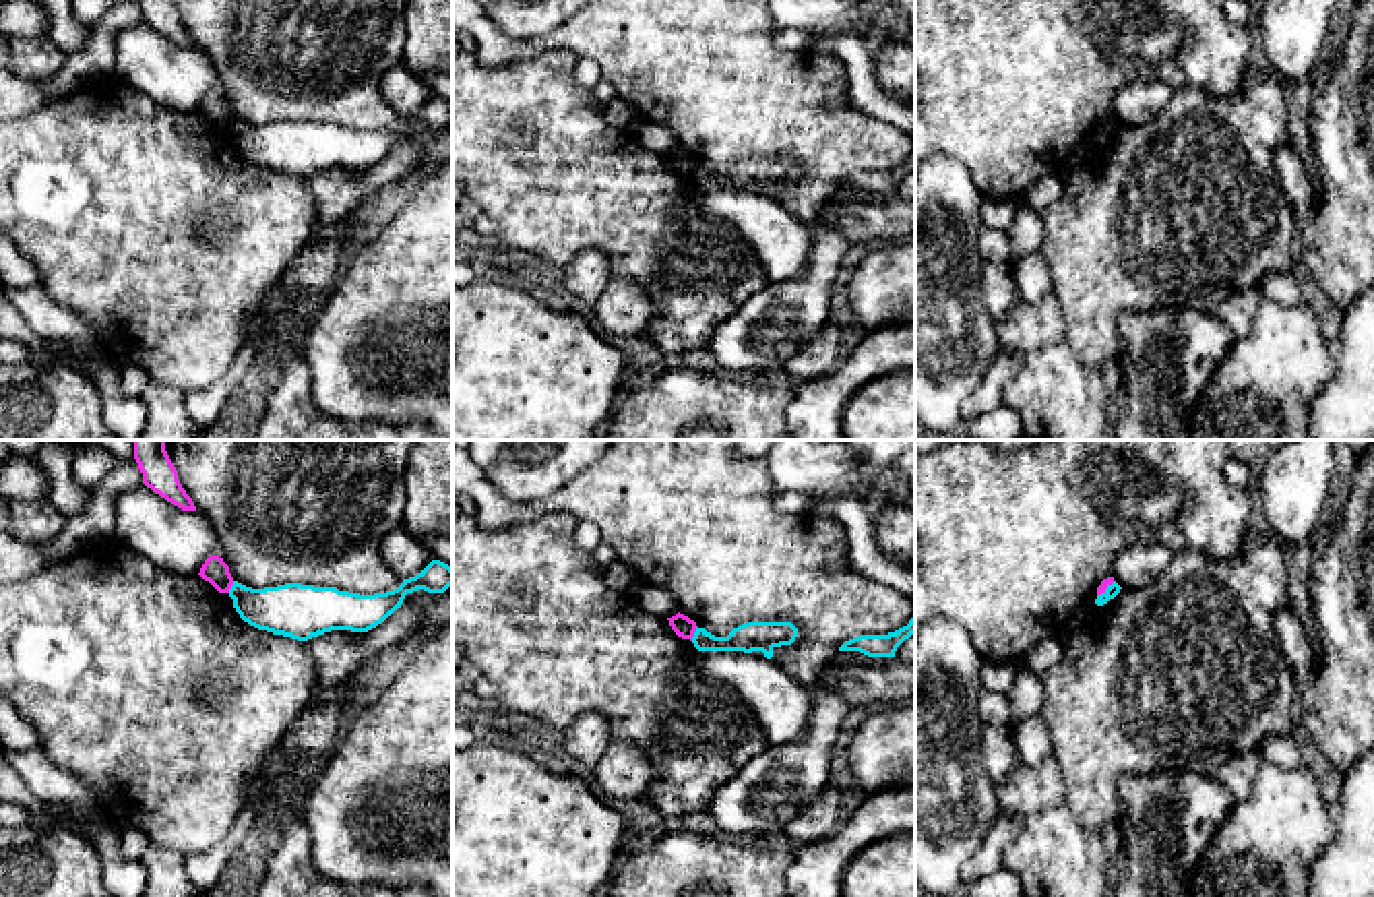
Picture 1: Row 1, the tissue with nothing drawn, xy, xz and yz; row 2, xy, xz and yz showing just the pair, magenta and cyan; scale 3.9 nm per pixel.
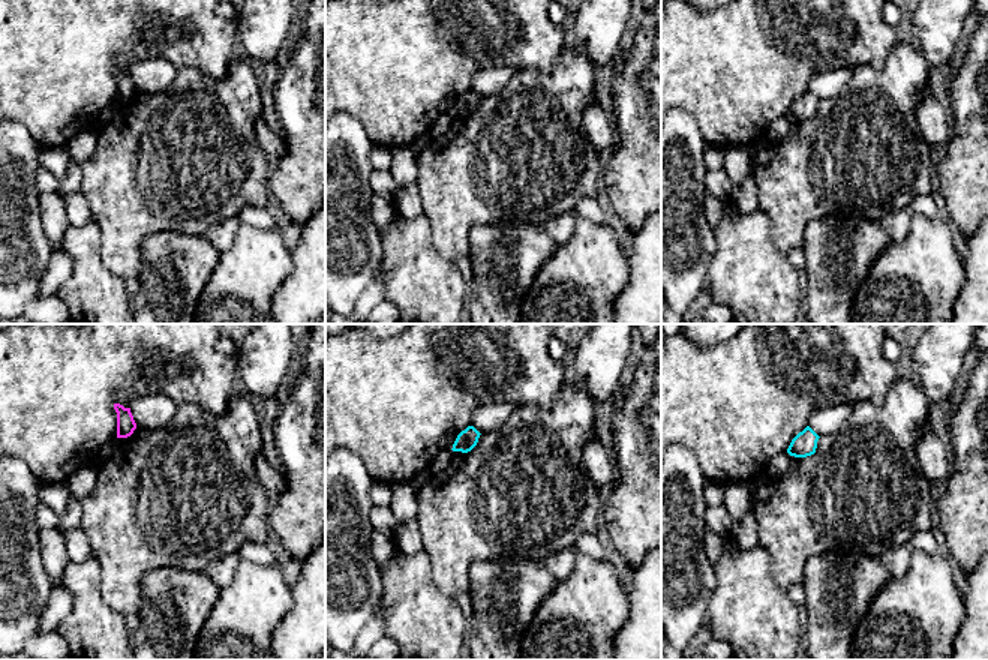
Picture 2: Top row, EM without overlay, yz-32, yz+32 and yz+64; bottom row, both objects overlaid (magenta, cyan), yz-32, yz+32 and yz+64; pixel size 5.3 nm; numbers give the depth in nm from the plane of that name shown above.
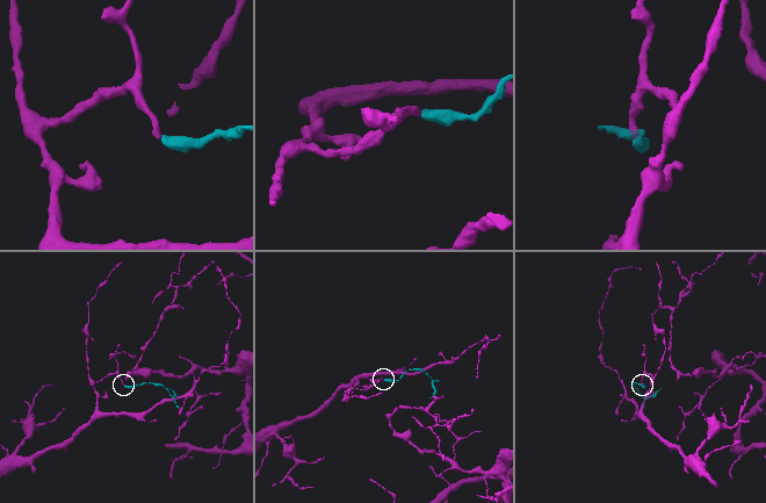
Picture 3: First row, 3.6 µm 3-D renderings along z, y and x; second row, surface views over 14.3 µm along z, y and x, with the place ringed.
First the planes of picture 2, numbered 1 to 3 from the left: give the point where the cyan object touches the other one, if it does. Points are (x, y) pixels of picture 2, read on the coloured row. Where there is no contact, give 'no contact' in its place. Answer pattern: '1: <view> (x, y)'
1: no contact
2: no contact
3: no contact

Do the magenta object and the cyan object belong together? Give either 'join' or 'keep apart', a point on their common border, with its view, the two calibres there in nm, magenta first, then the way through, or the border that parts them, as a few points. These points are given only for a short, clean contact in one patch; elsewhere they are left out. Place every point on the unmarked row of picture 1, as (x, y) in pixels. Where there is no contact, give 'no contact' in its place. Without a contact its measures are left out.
keep apart; meets magenta in xz at (695, 168); 80 nm thick on the magenta side, 110 nm on the other; border along xz (697, 164), (691, 176)

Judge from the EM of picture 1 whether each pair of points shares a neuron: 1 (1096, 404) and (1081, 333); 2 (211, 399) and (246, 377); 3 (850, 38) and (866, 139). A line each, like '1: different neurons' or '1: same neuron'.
1: different neurons
2: same neuron
3: different neurons

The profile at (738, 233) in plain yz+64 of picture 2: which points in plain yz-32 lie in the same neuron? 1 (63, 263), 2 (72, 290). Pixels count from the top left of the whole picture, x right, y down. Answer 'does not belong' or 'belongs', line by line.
1: does not belong
2: belongs

